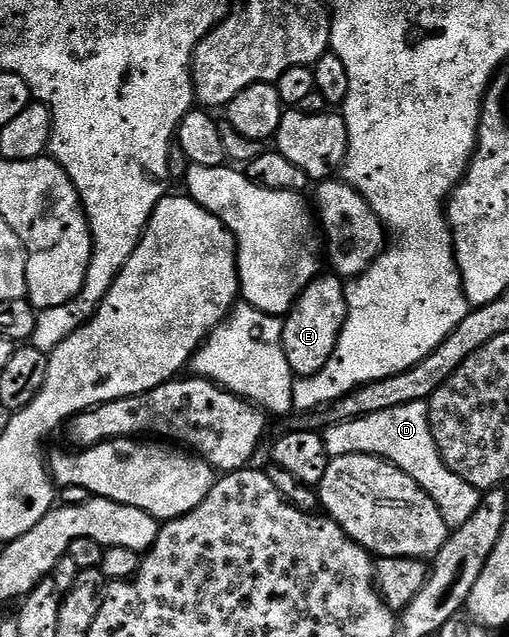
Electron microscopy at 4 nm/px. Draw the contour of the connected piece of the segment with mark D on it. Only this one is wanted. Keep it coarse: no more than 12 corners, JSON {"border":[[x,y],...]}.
{"border":[[427,402],[401,404],[322,431],[331,458],[392,462],[465,524],[481,492],[449,472]]}

